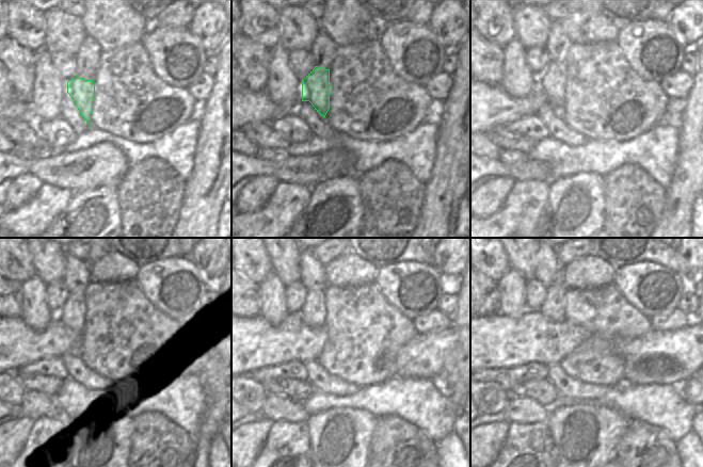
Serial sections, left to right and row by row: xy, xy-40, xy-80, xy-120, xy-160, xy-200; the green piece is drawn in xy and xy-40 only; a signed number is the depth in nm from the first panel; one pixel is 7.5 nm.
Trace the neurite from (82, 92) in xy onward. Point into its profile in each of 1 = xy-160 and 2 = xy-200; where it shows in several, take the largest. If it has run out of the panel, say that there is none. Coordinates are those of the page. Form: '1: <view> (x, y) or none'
1: xy-160 (313, 312)
2: xy-200 (553, 308)

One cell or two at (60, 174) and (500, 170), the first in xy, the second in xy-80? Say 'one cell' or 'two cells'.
one cell

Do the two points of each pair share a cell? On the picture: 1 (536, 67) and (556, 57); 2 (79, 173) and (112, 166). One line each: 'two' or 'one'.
1: two
2: one

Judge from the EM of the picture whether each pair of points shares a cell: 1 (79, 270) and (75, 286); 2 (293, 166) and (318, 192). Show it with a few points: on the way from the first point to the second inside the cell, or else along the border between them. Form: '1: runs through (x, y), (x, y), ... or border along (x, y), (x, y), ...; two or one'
1: runs through (77, 274), (76, 282); one
2: border along (336, 177), (320, 181), (310, 187); two

